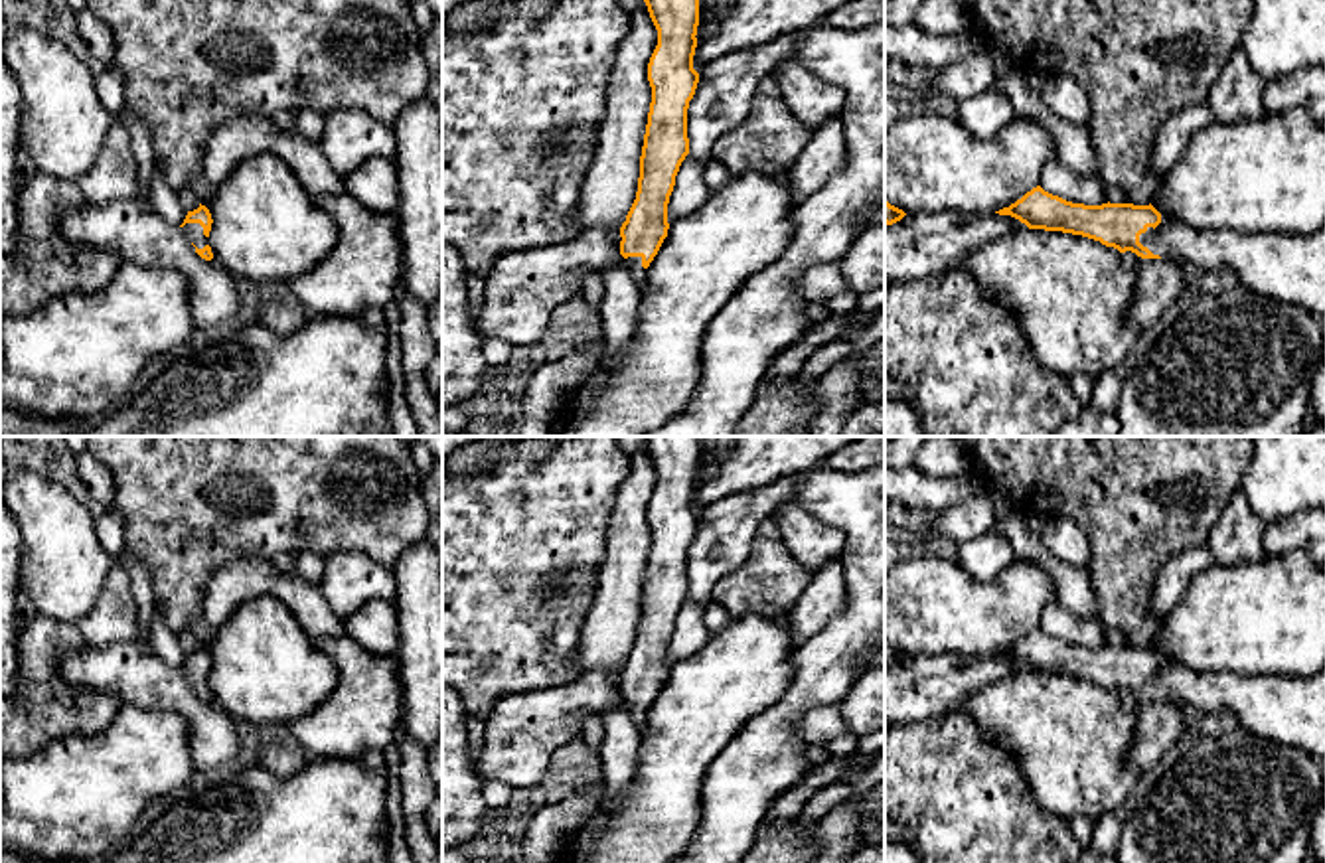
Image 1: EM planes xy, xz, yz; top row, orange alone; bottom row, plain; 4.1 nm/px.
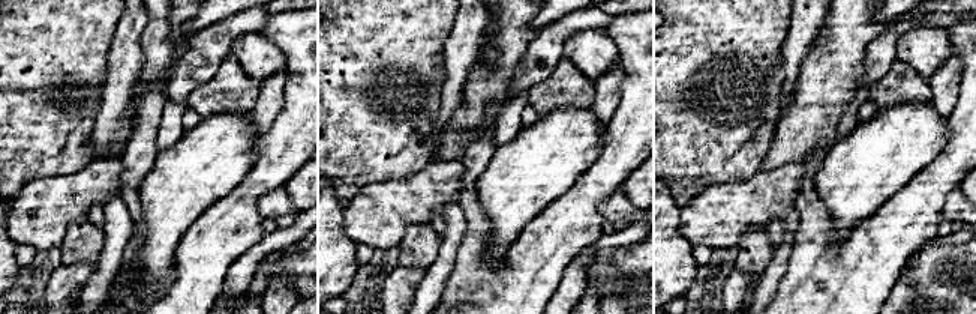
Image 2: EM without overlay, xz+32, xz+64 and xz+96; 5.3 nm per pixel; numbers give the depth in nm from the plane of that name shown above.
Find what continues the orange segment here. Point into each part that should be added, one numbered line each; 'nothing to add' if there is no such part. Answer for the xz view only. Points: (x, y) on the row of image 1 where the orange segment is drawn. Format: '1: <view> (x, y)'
1: xz (634, 263)

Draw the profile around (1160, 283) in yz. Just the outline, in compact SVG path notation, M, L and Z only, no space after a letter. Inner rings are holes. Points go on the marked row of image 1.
M1131 251L1122 253L1122 265L1135 275L1128 320L1137 330L1153 328L1159 318L1179 304L1187 284L1181 267L1169 259L1141 259Z

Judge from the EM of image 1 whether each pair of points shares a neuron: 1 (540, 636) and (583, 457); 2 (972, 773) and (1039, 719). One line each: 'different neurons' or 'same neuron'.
1: same neuron
2: different neurons

